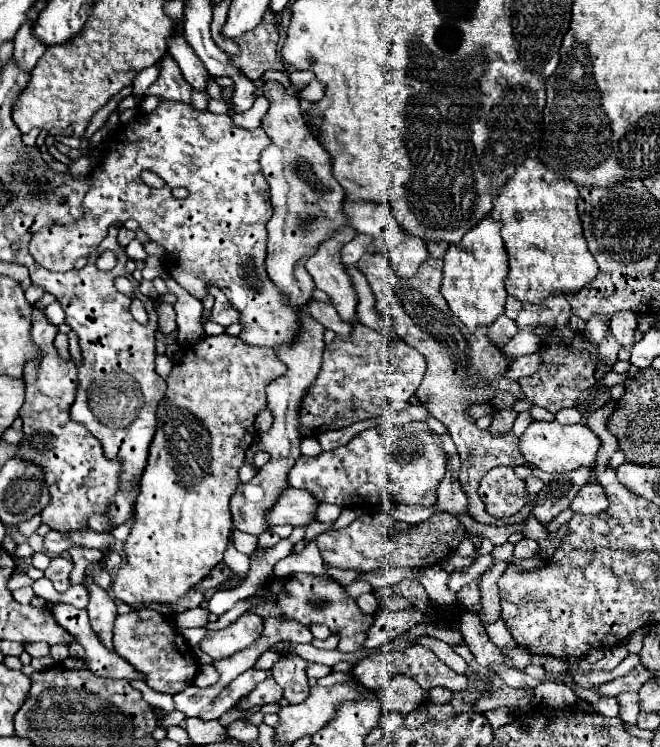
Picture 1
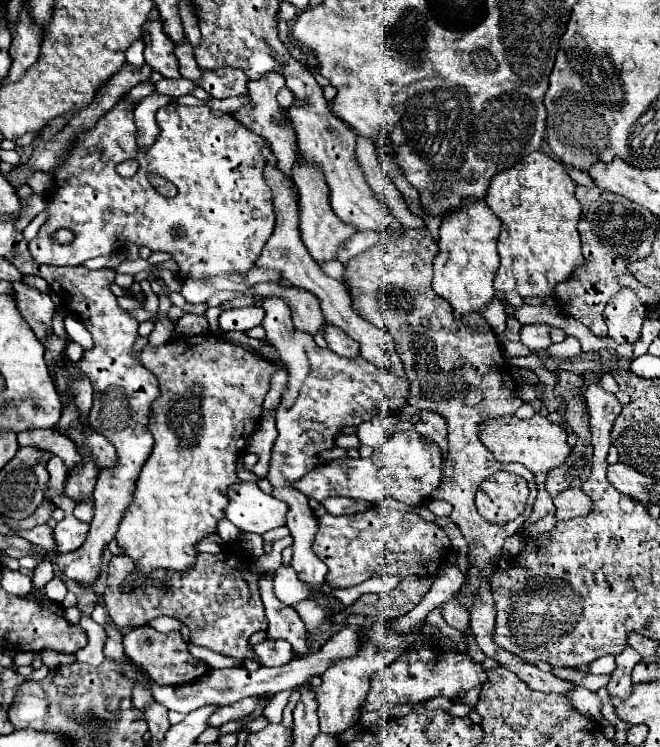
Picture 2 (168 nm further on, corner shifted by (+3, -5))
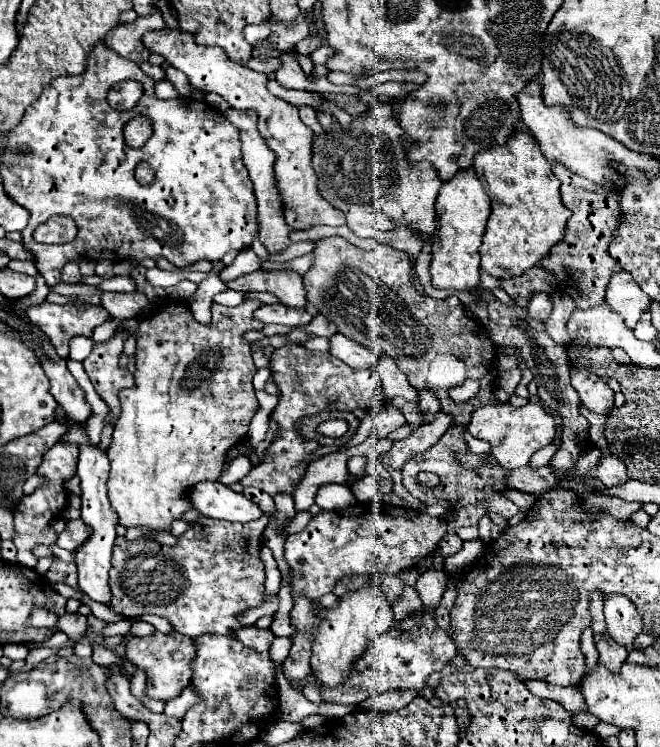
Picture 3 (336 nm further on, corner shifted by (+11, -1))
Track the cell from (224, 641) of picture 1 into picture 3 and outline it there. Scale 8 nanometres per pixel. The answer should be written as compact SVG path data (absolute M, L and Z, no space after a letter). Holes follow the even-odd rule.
M267 515L251 523L227 523L203 517L191 523L191 527L179 537L179 543L175 547L149 543L147 539L127 541L125 537L117 537L117 547L113 551L113 563L111 563L113 565L111 569L117 570L117 577L109 579L111 587L109 607L115 613L121 613L123 617L135 617L145 613L165 617L169 619L169 623L175 627L177 633L193 639L207 633L235 637L237 629L243 627L239 623L239 615L263 603L265 569L259 559L259 549L263 543L261 535L265 525L267 525Z

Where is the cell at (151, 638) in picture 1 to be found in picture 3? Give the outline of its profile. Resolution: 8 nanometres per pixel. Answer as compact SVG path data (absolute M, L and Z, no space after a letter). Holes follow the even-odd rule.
M155 631L149 637L129 637L127 645L125 645L125 657L141 667L147 673L147 693L153 699L165 701L171 699L173 695L177 695L177 691L181 691L181 687L187 687L191 683L191 661L197 655L197 645L193 639L181 635L181 633L159 633Z

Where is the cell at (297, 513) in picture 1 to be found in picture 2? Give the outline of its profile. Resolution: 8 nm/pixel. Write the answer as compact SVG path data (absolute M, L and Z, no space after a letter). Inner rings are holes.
M235 483L229 487L229 507L225 519L245 533L263 535L269 529L285 525L287 505L263 493L255 483Z

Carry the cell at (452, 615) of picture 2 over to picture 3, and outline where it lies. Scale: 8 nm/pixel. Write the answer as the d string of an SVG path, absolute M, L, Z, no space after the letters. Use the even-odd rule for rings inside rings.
M423 571L419 581L417 581L417 593L423 601L425 607L429 609L437 609L441 605L443 593L445 593L445 583L449 581L449 577L443 571Z

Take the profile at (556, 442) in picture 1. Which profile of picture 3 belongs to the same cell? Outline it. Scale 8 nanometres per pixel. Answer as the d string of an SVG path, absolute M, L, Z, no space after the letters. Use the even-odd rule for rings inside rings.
M503 403L503 405L489 405L473 411L467 431L473 437L483 439L491 445L491 455L497 459L501 467L519 469L519 467L527 467L531 455L537 449L555 441L557 427L555 427L555 419L547 415L539 403L527 403L525 407L519 409L515 409L509 403Z

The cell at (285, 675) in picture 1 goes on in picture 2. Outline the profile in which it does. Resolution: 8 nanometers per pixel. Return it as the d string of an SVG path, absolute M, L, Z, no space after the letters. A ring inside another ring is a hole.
M265 639L261 643L257 643L255 647L255 653L259 655L261 663L267 665L267 667L273 667L273 665L285 665L291 661L291 647L289 643L281 641L281 639Z

